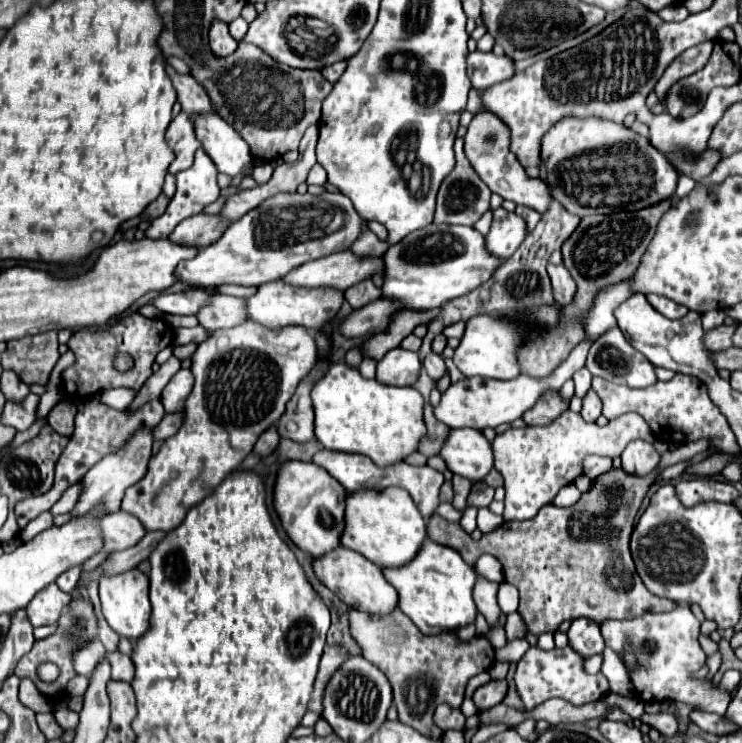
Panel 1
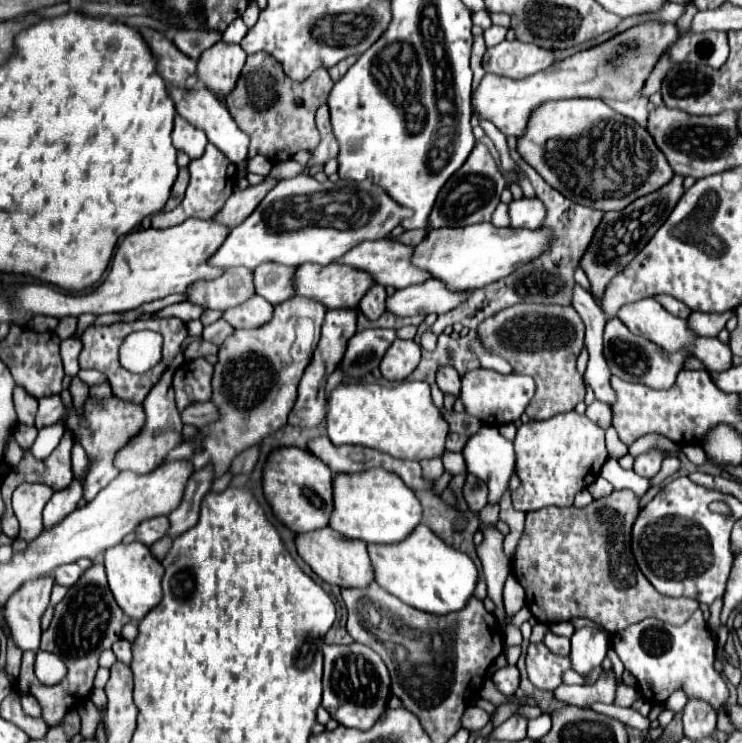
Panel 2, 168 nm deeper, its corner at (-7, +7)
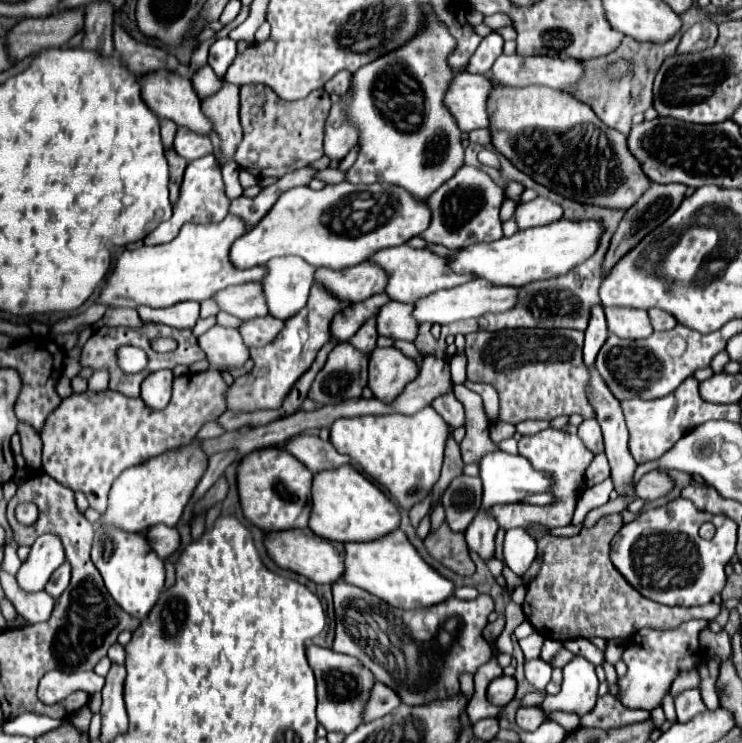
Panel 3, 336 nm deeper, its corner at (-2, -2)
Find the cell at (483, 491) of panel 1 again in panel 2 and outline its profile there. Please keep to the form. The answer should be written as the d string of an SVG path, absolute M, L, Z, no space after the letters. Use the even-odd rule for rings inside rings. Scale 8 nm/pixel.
M468 474L466 482L462 486L462 496L464 496L470 512L480 512L486 506L488 488L484 486L484 482L480 482L480 478Z

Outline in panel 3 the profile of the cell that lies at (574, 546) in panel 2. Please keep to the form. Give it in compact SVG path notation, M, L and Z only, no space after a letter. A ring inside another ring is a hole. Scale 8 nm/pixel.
M621 513L601 517L593 527L581 529L577 537L551 535L549 527L531 525L529 535L537 541L537 555L541 555L539 573L527 583L527 595L523 611L527 621L545 639L567 641L575 637L603 637L625 639L635 635L641 627L653 629L677 629L691 619L715 619L719 615L717 603L703 607L667 607L643 597L611 563L611 539L623 527Z

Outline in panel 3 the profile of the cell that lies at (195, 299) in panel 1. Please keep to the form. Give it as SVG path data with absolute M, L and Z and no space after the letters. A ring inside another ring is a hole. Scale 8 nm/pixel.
M241 283L227 287L215 293L213 301L219 305L221 311L235 315L239 319L253 319L259 315L267 315L267 303L263 303L263 293L259 283Z

